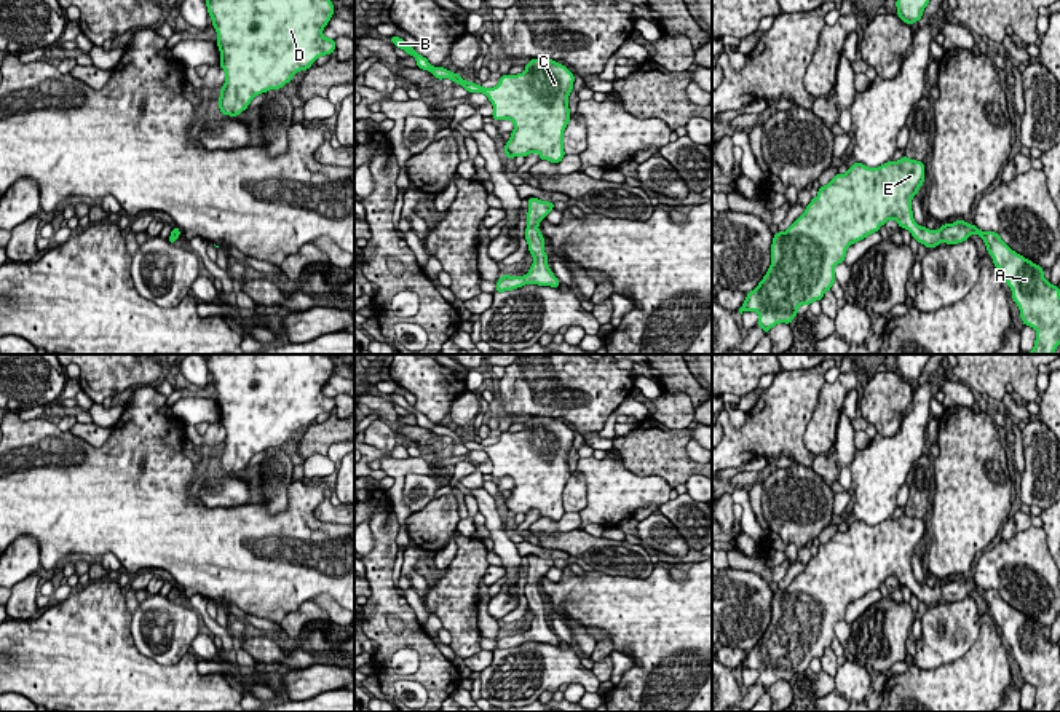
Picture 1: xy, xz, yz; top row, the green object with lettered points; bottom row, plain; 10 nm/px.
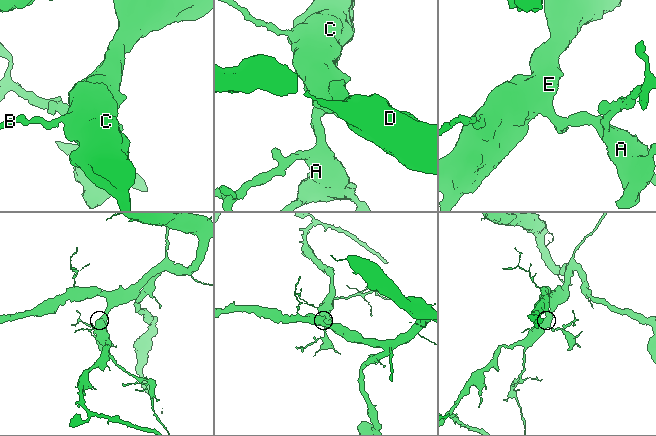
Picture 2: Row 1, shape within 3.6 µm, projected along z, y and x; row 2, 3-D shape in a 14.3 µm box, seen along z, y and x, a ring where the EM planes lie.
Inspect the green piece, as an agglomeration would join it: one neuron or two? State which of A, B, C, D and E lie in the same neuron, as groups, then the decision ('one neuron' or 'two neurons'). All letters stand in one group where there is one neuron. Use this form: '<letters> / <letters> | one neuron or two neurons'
A B C D E | one neuron

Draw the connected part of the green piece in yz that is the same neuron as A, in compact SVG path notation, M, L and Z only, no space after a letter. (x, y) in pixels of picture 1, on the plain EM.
M902 514L899 519L888 519L878 525L867 525L862 520L854 520L846 532L837 532L825 544L817 548L817 554L806 564L805 572L795 576L787 589L777 589L771 602L771 623L758 640L758 643L747 650L747 655L739 666L739 670L757 669L758 682L765 691L779 680L790 682L798 672L800 663L811 663L814 658L822 658L824 651L832 647L835 635L835 623L844 619L846 608L851 602L867 595L870 591L880 587L889 576L894 576L900 586L907 586L912 594L924 602L928 607L939 603L942 599L947 602L958 602L977 591L987 610L993 615L993 621L1001 627L1003 637L1012 648L1012 658L1020 667L1020 675L1025 683L1036 688L1034 706L1028 712L1054 712L1060 702L1060 647L1044 637L1044 627L1031 618L1012 608L996 589L982 589L975 583L966 581L963 576L945 581L939 587L921 584L913 576L912 556L918 552L920 544L924 541L924 520Z

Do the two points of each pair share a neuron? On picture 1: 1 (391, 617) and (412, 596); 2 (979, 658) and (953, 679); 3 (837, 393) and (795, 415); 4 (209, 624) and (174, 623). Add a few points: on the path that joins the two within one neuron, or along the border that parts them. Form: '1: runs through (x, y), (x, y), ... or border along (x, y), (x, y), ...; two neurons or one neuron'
1: border along (403, 596), (423, 628); two neurons
2: runs through (972, 664), (960, 677); one neuron
3: border along (824, 382), (802, 439); two neurons
4: border along (185, 604), (198, 615), (203, 626); two neurons

